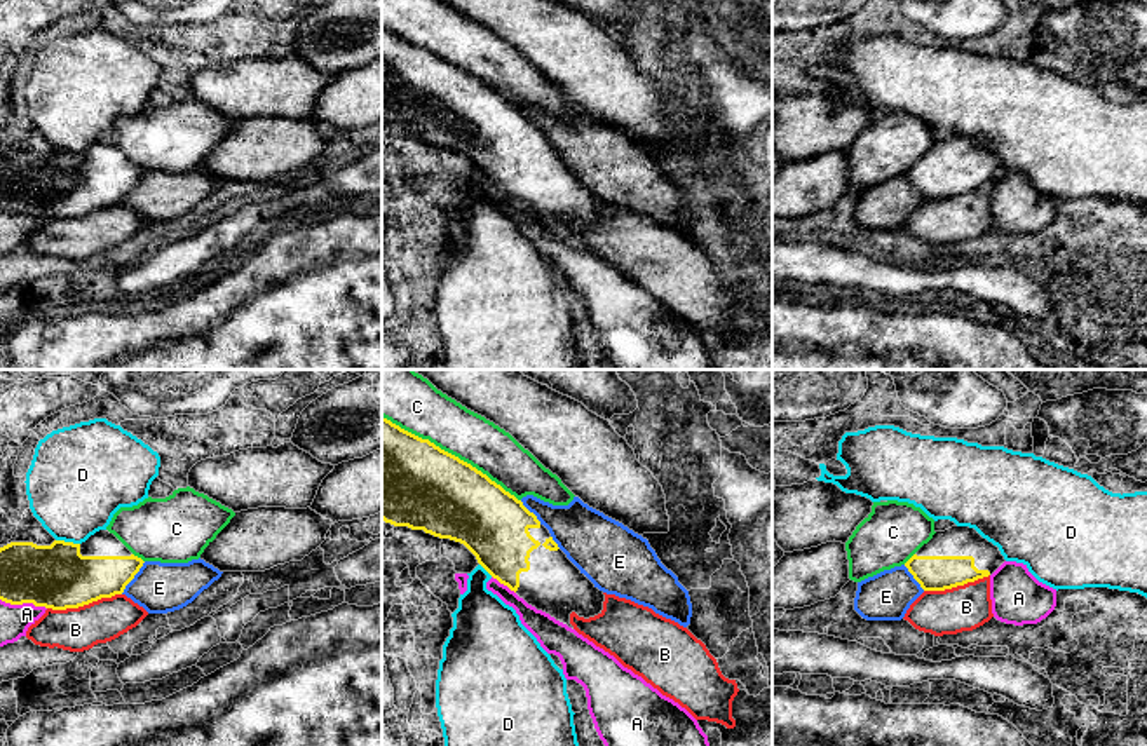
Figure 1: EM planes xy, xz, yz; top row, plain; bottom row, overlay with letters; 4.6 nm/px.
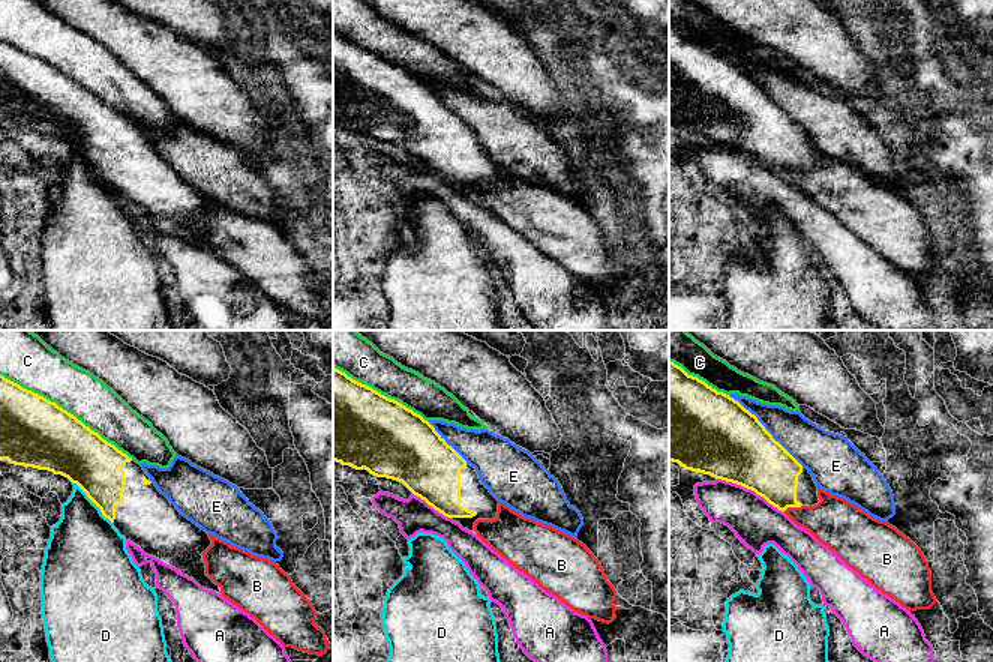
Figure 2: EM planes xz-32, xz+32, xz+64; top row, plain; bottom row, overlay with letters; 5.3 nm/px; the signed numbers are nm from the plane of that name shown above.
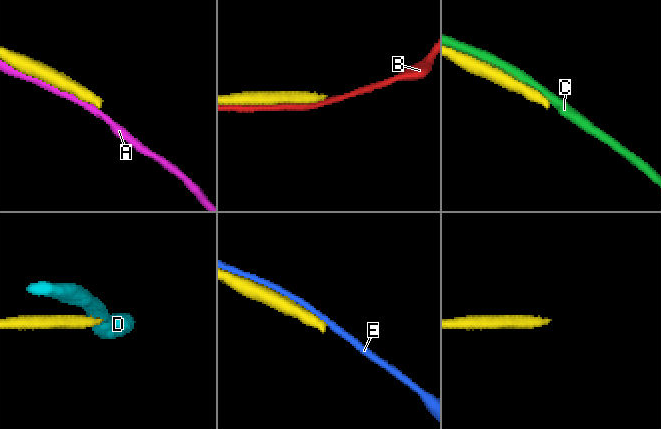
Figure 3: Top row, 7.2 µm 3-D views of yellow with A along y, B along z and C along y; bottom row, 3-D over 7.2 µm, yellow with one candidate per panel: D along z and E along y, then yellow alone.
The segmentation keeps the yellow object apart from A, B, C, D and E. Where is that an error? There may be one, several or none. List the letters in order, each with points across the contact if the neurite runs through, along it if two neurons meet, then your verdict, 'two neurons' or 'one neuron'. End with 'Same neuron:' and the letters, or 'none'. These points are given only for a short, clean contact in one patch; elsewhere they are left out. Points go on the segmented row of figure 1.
A: two neurons
B: two neurons
C: two neurons
D: two neurons
E: two neurons
Same neuron: none

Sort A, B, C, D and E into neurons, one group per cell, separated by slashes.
A / B / C / D / E

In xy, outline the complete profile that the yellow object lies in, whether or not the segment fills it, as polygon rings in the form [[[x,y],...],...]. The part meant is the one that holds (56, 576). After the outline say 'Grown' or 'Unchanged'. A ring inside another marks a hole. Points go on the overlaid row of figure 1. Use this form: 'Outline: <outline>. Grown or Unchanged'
Outline: [[[108,530],[82,544],[10,542],[0,547],[0,600],[52,610],[78,608],[122,594],[143,563]]]. Grown

